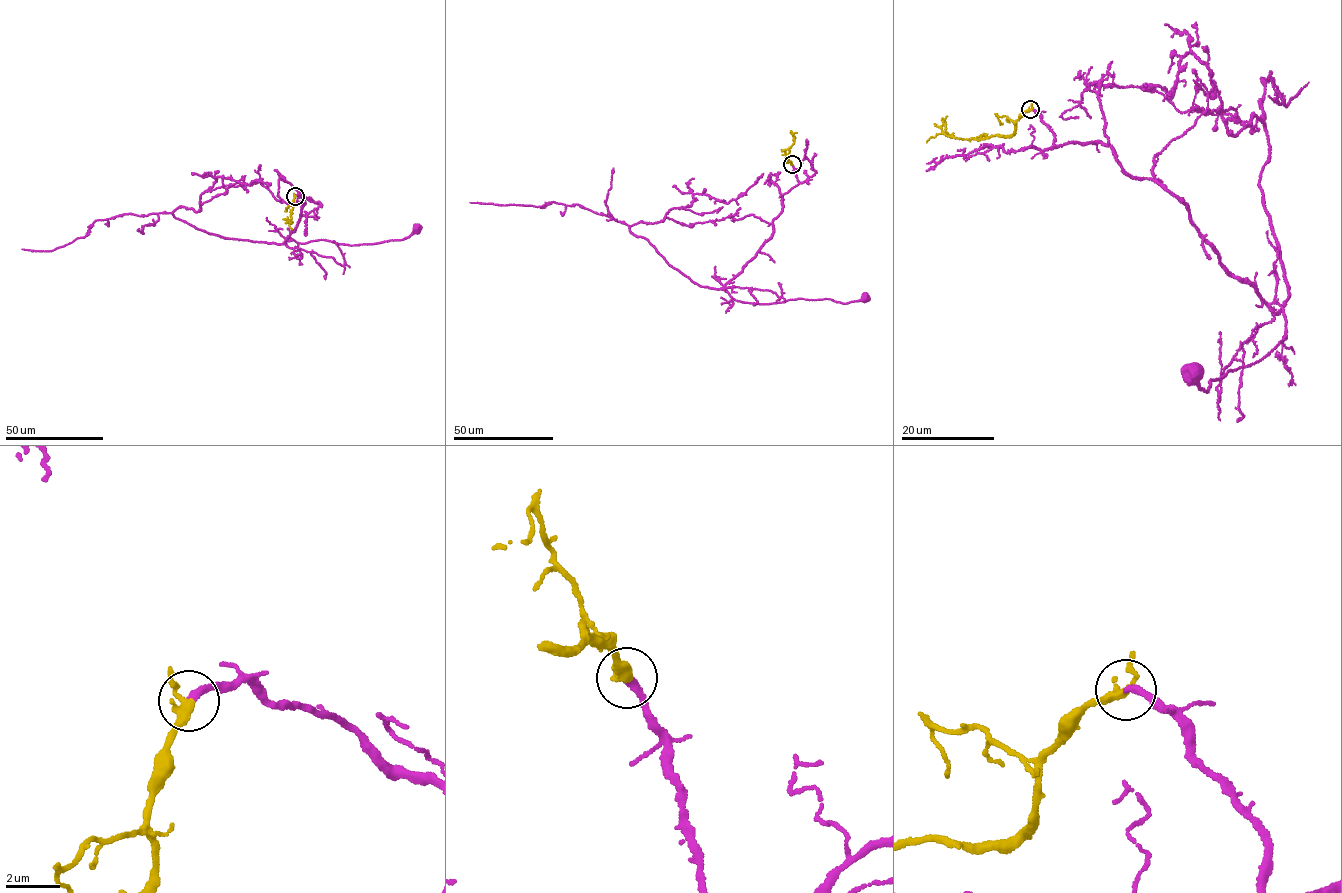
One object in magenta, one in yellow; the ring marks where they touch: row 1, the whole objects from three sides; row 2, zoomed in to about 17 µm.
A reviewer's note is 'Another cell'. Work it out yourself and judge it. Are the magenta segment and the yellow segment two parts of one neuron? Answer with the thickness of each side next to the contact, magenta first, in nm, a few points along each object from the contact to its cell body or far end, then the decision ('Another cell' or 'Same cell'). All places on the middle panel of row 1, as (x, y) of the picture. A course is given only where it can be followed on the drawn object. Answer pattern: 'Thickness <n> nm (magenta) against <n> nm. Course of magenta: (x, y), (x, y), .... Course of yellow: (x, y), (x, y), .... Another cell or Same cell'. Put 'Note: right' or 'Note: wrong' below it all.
Thickness 260 nm (magenta) against 280 nm. Course of magenta: (791, 165), (799, 183), (782, 196), (771, 237), (725, 289), (734, 300), (763, 304), (864, 299). Course of yellow: (791, 164), (786, 161), (787, 154), (794, 142), (792, 135), (796, 132). Same cell
Note: wrong

